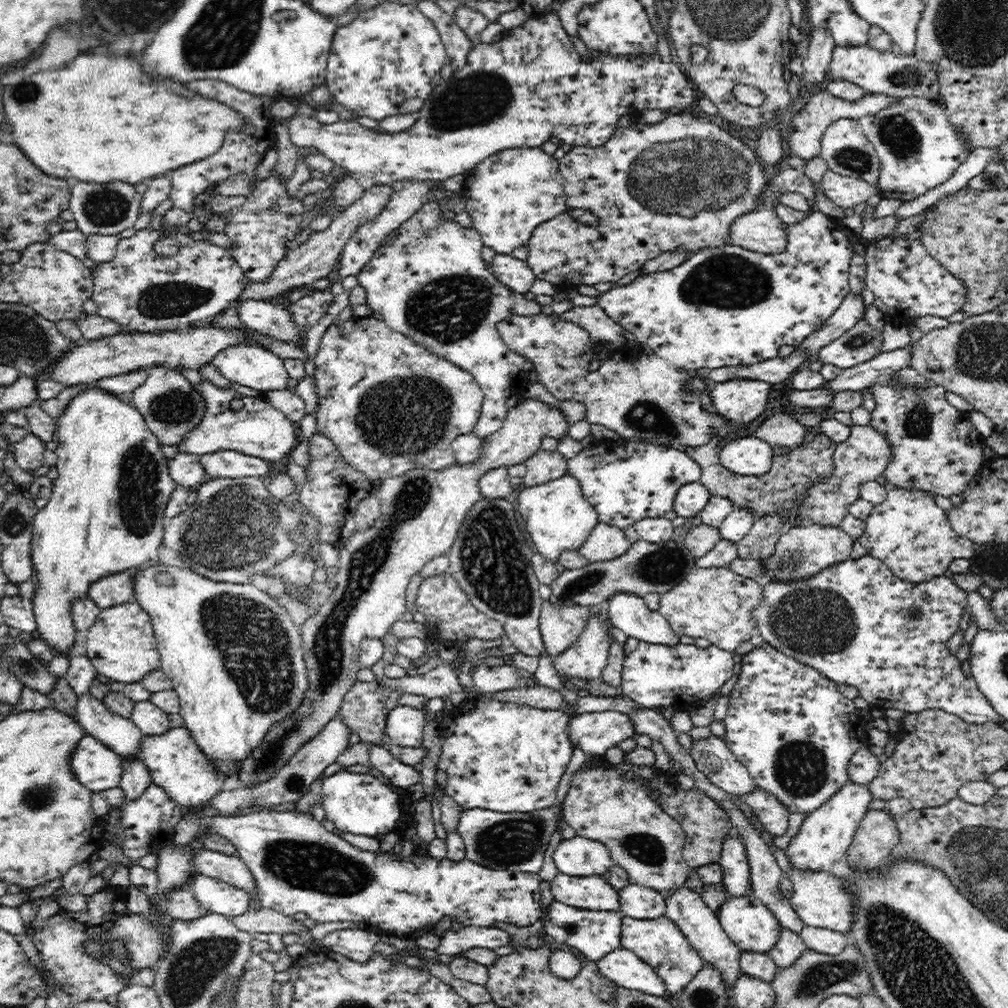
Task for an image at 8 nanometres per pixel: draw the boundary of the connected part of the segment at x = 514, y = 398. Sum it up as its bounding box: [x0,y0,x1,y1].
[357,201,541,439]

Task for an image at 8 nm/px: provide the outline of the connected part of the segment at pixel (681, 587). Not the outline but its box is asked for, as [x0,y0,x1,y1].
[660,567,763,653]

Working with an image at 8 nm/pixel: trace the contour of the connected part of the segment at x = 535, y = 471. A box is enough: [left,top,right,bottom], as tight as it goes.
[522,450,567,487]

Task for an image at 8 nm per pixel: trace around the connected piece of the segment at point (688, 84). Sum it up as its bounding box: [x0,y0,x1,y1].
[289,14,700,185]

